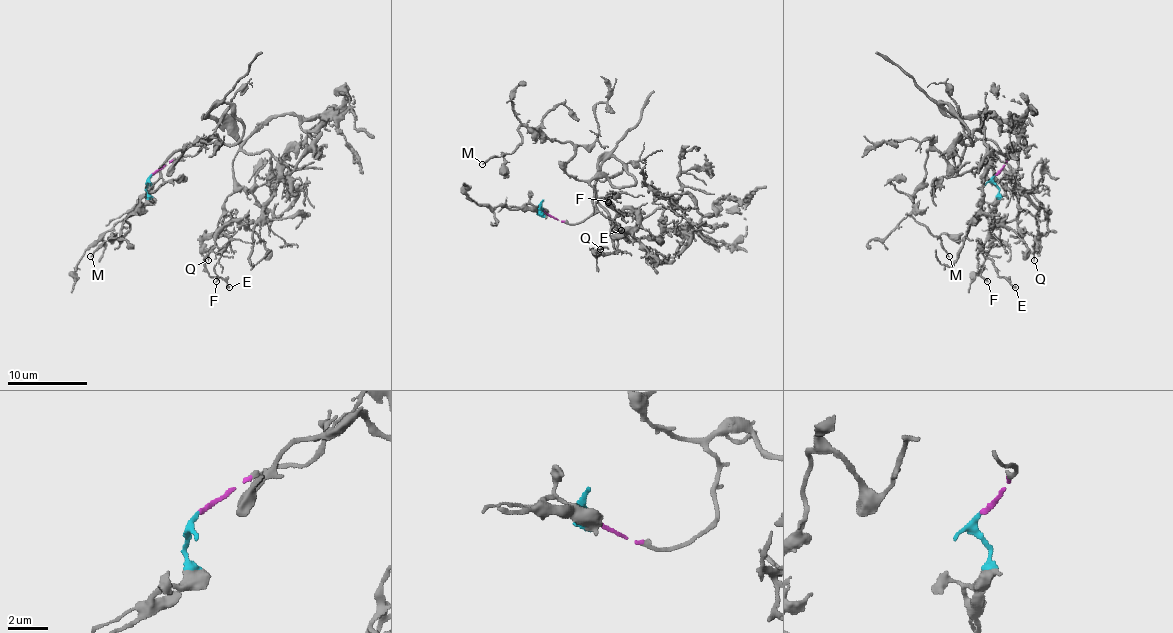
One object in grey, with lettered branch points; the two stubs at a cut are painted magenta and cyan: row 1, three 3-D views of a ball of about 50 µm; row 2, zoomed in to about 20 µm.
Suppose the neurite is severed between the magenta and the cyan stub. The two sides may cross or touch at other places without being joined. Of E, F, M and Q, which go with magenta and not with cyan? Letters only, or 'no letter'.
E, F, M, Q

